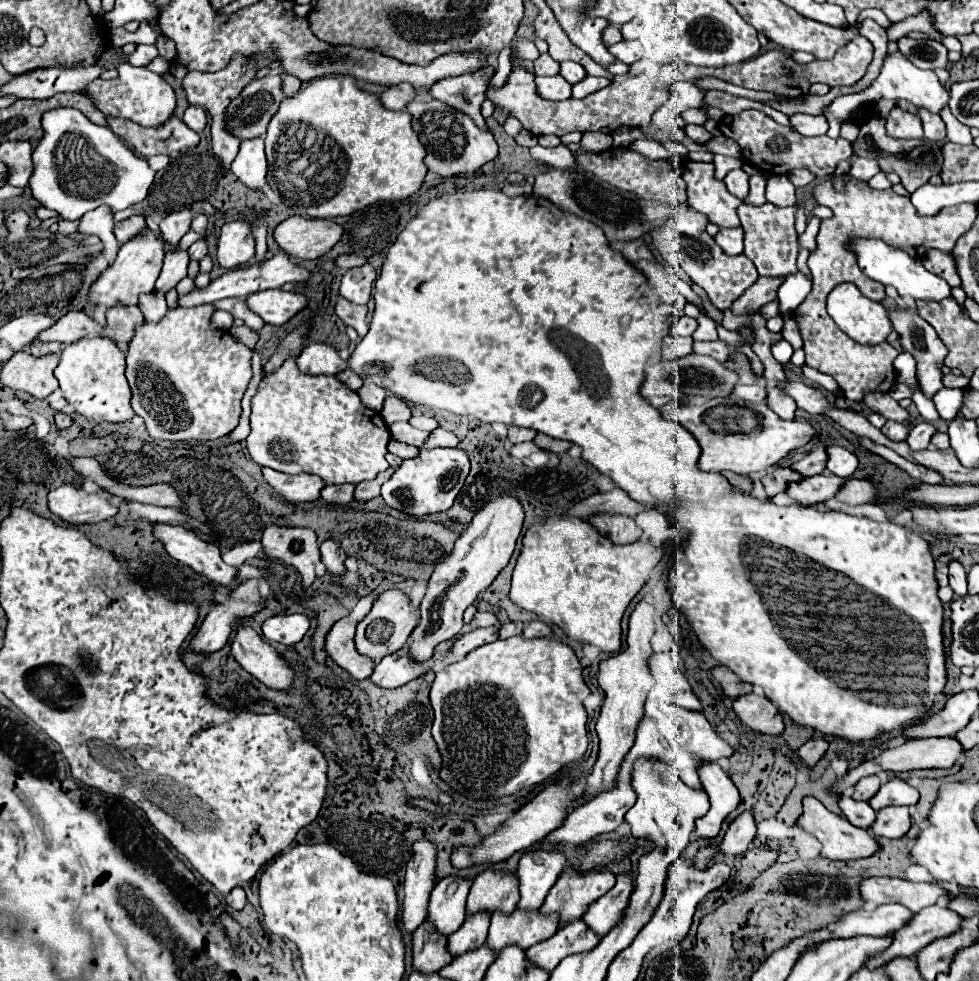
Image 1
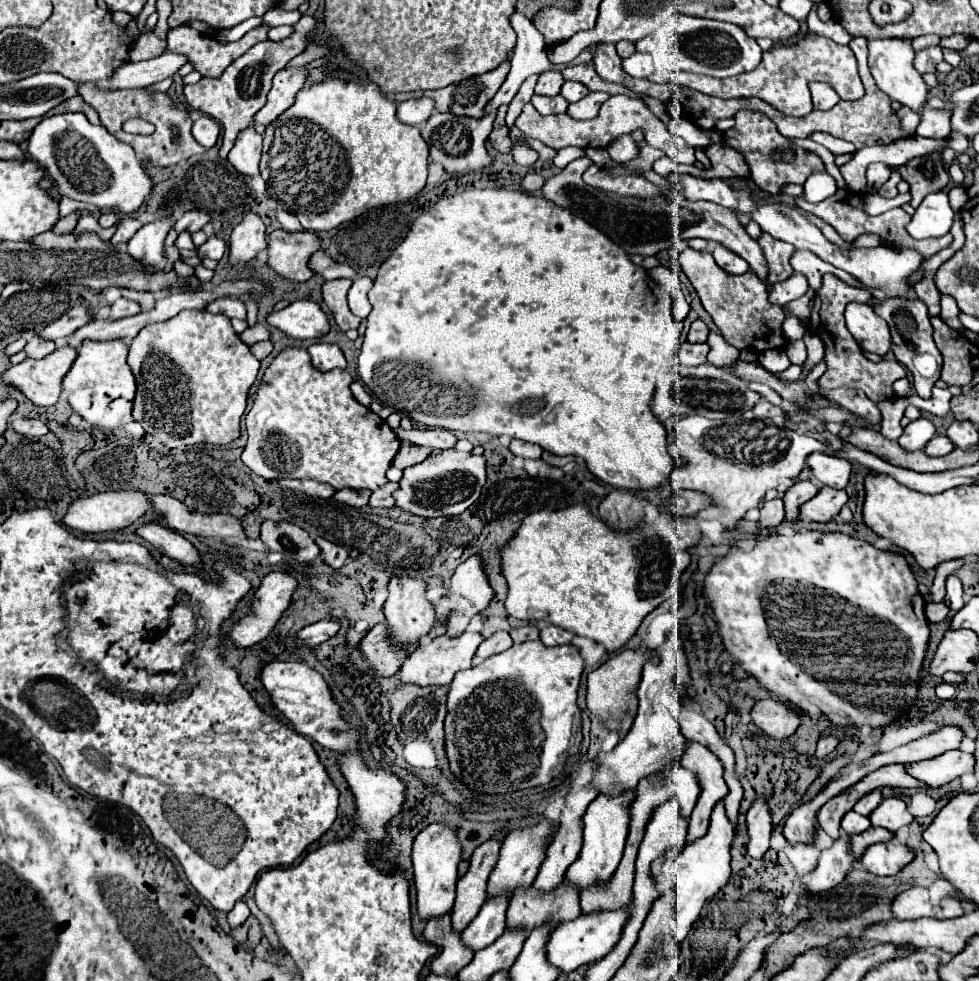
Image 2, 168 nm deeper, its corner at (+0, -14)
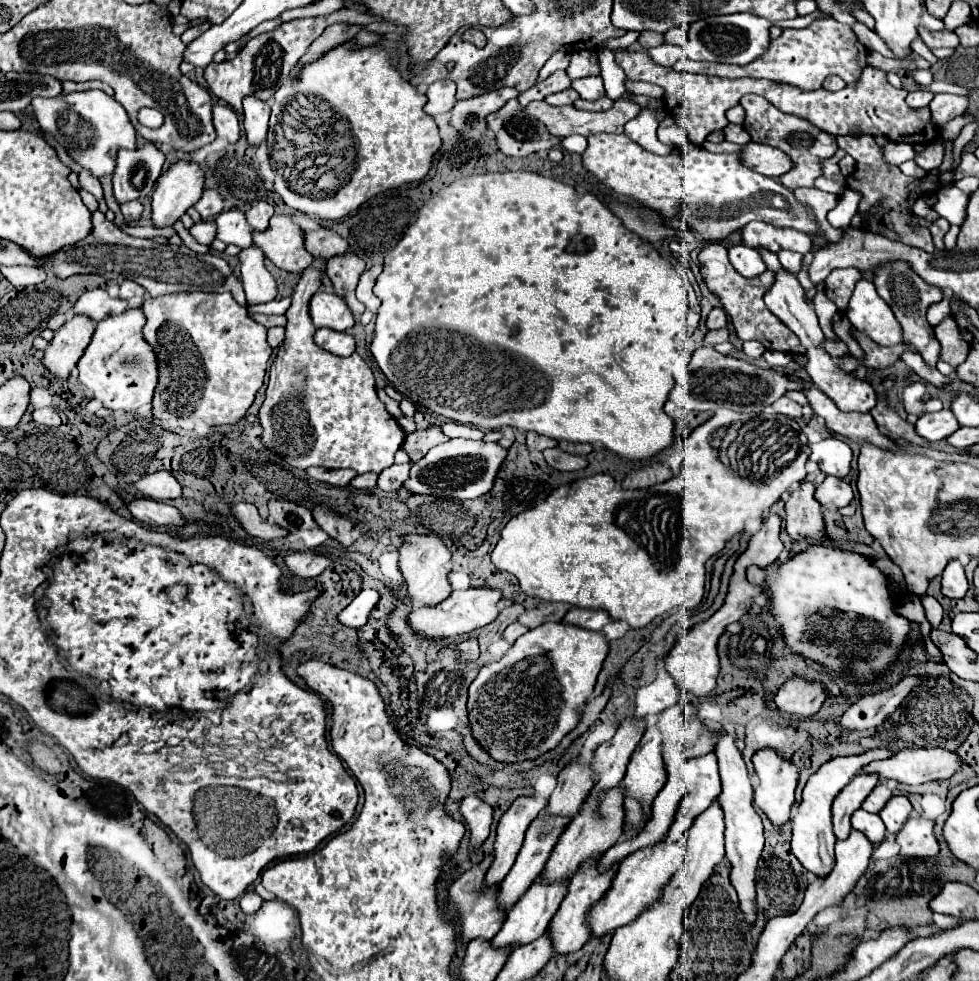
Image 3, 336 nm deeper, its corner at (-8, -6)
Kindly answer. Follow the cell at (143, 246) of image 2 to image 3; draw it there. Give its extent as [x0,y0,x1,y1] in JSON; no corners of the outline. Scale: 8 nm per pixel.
[151,160,205,228]

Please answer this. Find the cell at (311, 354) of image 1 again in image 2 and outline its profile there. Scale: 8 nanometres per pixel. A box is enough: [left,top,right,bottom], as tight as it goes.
[307,344,345,372]

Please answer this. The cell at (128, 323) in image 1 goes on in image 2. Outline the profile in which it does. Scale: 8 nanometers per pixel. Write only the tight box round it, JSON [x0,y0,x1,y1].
[111,298,139,320]

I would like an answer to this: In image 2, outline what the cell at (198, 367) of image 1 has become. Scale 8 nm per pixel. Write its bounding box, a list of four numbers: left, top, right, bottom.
[127,310,259,450]

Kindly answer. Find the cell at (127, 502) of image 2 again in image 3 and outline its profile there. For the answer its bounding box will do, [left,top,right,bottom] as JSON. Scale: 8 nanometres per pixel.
[135,470,183,500]

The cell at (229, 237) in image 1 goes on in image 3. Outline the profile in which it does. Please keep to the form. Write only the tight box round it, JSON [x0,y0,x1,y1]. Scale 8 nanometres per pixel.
[247,202,273,230]

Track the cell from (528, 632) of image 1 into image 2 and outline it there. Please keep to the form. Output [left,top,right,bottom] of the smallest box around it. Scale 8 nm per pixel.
[539,626,573,646]

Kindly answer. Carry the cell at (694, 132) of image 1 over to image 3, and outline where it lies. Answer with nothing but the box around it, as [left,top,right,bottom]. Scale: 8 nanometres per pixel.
[741,142,793,178]

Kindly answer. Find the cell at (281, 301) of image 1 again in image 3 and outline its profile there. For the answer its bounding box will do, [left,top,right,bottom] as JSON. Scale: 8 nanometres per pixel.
[309,292,355,330]

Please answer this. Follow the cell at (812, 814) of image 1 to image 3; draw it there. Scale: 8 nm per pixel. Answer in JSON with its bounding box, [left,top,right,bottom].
[897,818,939,856]

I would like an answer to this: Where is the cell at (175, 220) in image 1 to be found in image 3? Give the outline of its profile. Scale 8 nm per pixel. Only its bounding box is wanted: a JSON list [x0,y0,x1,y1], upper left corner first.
[195,190,223,212]

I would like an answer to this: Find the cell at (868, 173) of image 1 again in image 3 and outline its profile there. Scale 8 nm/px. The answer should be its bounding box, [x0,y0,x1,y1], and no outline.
[885,142,915,166]

